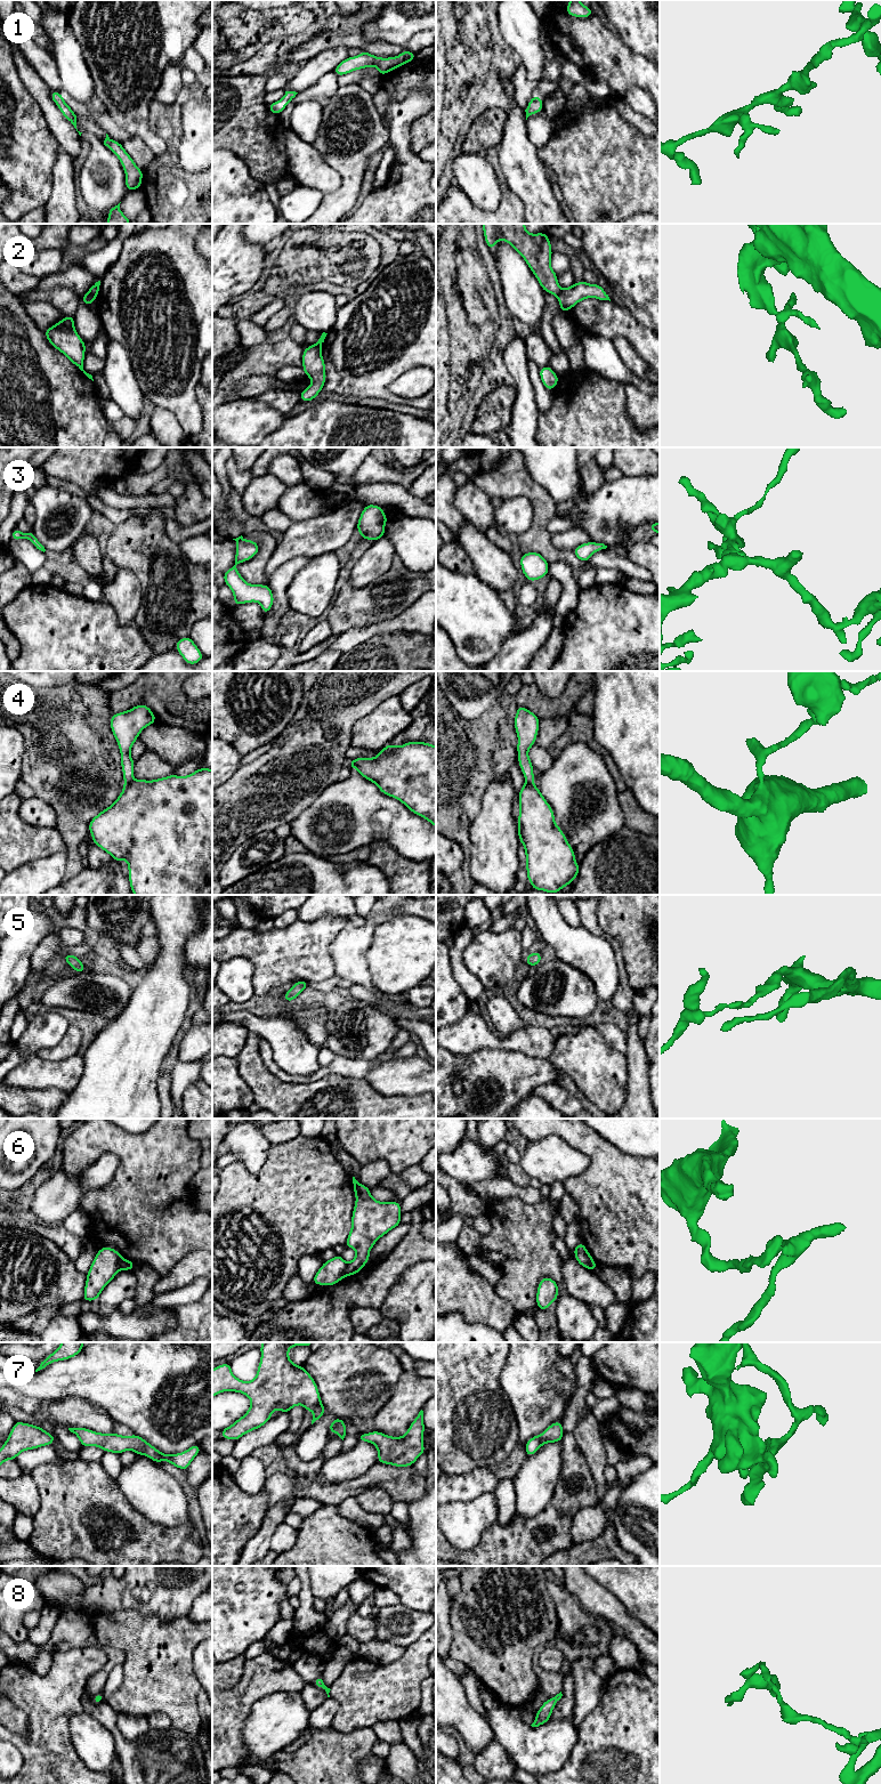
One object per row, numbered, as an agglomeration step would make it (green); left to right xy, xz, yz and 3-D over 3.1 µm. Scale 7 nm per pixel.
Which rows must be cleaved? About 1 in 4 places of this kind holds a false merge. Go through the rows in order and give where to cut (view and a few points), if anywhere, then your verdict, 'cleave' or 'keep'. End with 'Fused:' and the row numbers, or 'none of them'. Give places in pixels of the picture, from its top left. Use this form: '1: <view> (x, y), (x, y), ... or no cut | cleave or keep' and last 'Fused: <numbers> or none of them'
1: no cut | keep
2: xy (89, 291), (96, 296) | cleave
3: no cut | keep
4: xy (132, 781), (124, 784) | cleave
5: no cut | keep
6: xz (348, 1264), (345, 1275) | cleave
7: no cut | keep
8: no cut | keep
Fused: 2, 4, 6

